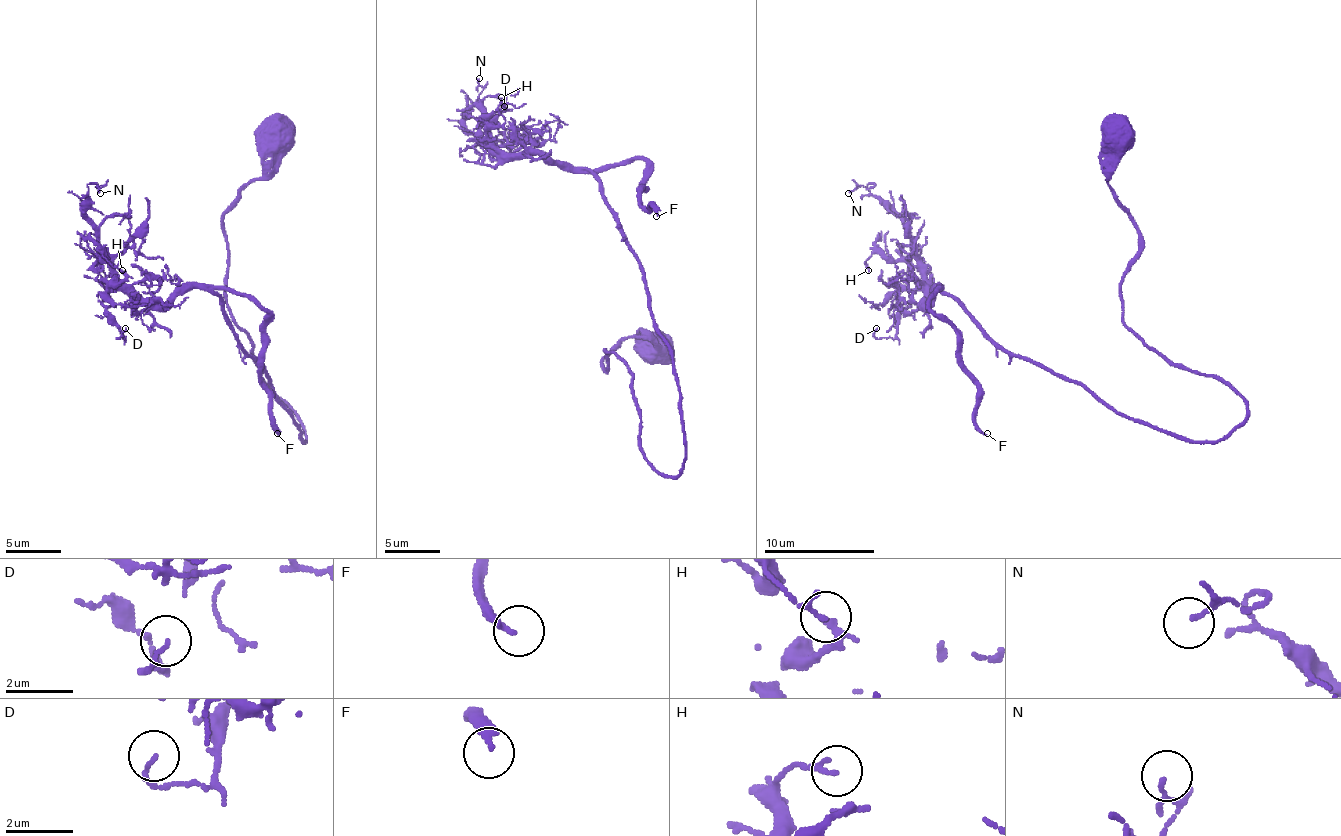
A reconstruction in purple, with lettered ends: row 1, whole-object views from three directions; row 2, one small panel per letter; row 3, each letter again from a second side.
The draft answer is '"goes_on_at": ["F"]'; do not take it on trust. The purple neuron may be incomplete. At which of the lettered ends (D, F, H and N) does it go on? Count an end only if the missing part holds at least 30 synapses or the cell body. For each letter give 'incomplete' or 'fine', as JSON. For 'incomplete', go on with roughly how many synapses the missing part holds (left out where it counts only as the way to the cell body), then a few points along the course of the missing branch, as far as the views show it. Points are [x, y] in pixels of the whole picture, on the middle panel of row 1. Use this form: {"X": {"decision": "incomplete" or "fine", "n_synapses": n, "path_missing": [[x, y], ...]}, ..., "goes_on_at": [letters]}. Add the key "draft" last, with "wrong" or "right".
{"D": {"decision": "fine"}, "F": {"decision": "incomplete", "n_synapses": 120, "path_missing": [[656, 216], [662, 225], [659, 233], [654, 227], [648, 233], [659, 244], [643, 233]]}, "H": {"decision": "fine"}, "N": {"decision": "fine"}, "goes_on_at": ["F"], "draft": "right"}

